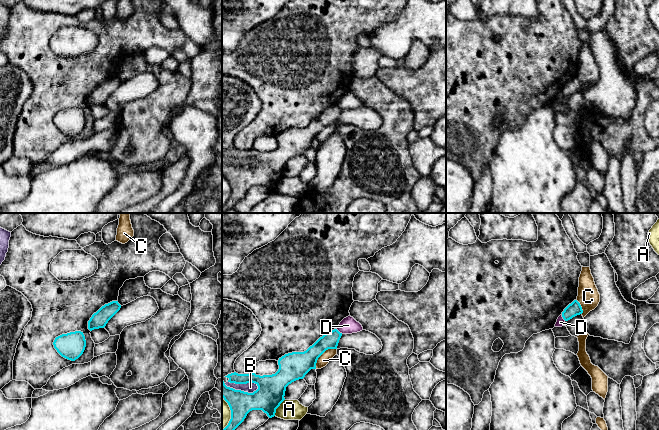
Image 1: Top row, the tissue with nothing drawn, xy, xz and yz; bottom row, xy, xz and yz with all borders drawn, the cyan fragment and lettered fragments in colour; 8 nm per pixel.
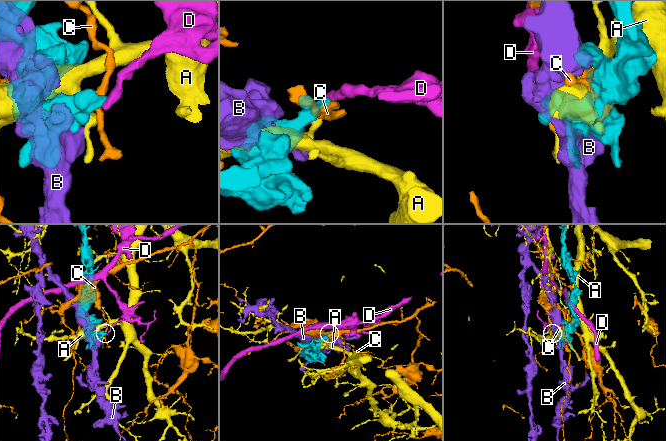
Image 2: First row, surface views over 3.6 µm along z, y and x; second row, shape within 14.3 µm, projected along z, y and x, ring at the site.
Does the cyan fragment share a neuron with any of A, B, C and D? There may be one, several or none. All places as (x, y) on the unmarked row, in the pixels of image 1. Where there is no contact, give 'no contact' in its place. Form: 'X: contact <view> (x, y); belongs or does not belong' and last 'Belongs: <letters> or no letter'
A: contact xz (278, 182); does not belong
B: contact xz (240, 166); does not belong
C: contact xz (322, 129); does not belong
D: contact xz (338, 107); does not belong
Belongs: no letter

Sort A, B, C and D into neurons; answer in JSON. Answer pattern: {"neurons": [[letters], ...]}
{"neurons": [["A"], ["B"], ["C"], ["D"]]}

